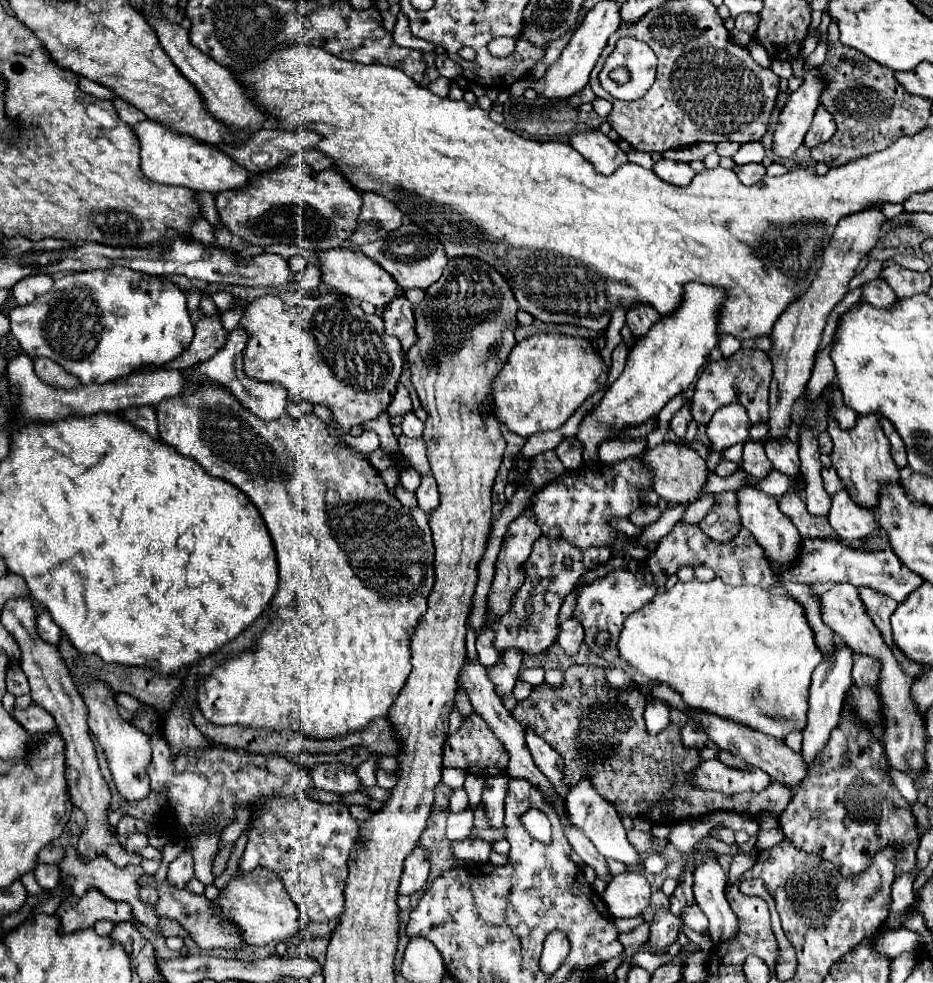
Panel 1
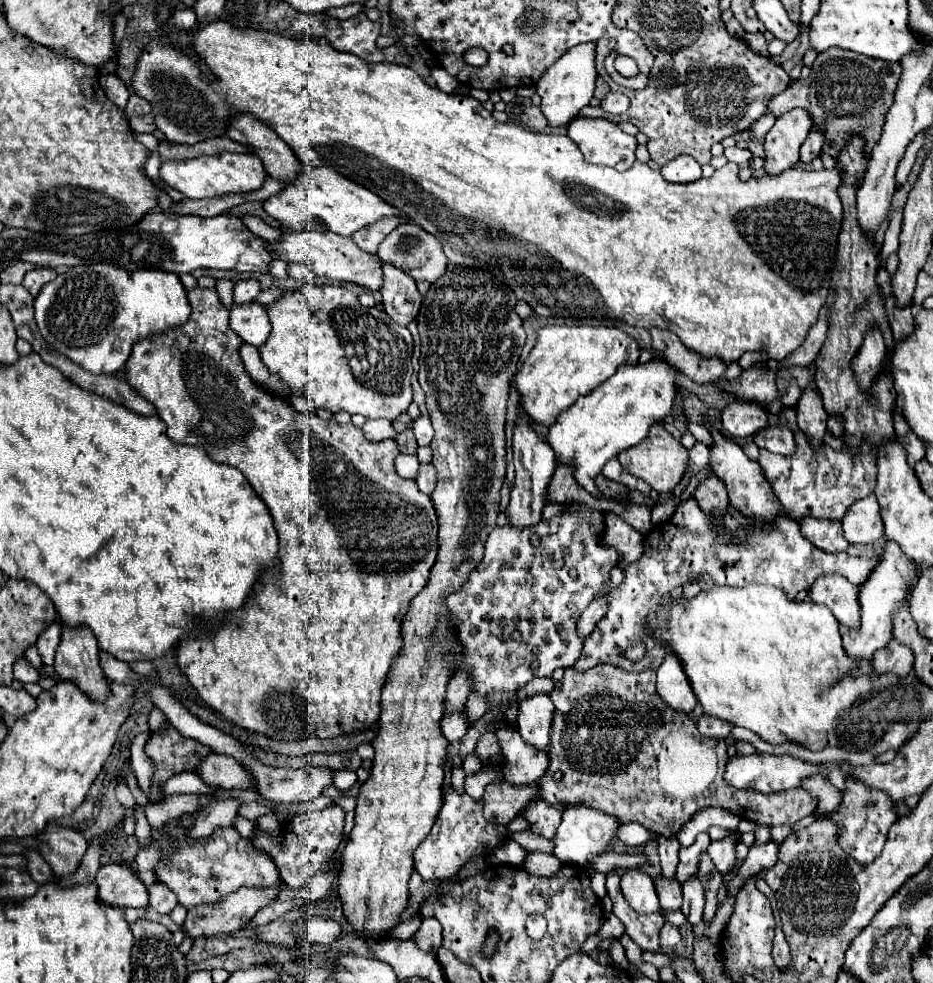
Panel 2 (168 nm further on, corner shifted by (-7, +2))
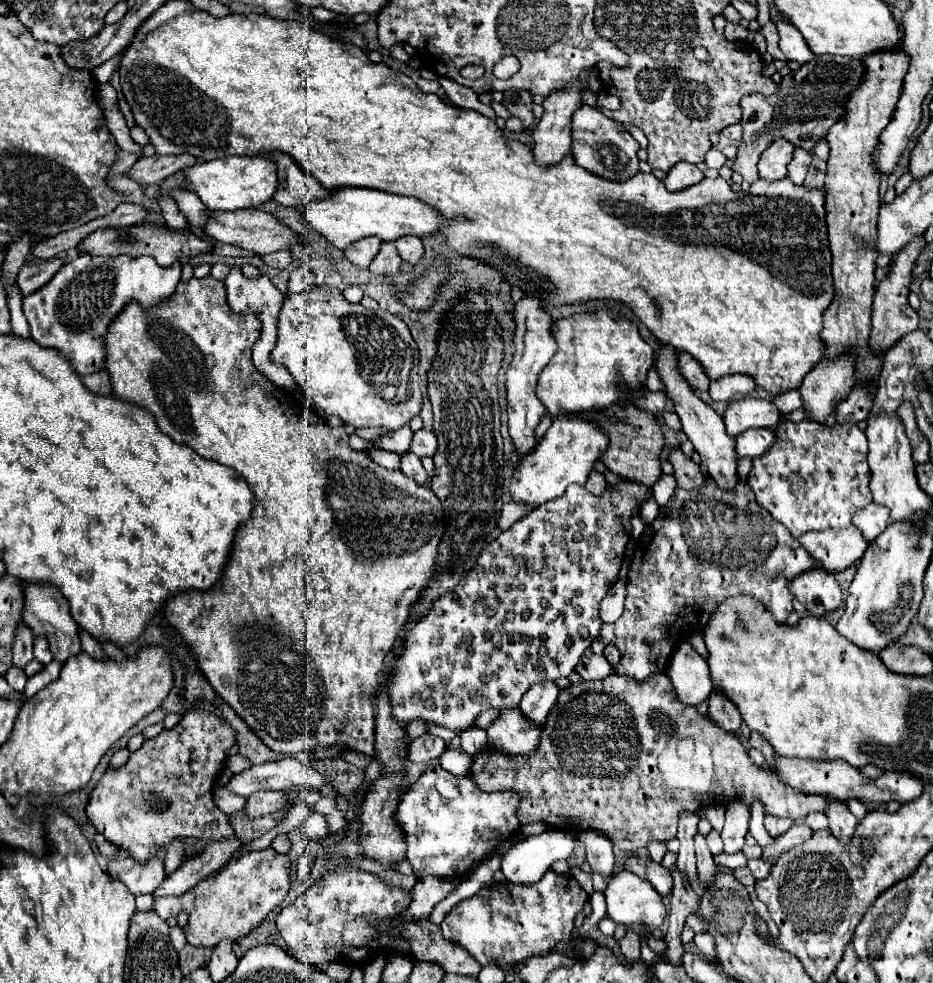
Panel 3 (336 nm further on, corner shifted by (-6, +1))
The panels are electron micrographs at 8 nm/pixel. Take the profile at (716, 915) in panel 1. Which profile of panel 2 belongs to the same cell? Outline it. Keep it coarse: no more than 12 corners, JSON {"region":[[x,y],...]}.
{"region":[[737,831],[709,845],[709,855],[723,875],[729,875],[741,841]]}

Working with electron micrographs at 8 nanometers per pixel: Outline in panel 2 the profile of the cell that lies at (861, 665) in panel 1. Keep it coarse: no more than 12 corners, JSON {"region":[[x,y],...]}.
{"region":[[893,639],[875,651],[877,673],[913,671],[911,649]]}

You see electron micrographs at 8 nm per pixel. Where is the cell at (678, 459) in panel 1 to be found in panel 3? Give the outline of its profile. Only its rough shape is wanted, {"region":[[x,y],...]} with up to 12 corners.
{"region":[[610,406],[608,470],[652,488],[662,478],[662,426],[652,412]]}

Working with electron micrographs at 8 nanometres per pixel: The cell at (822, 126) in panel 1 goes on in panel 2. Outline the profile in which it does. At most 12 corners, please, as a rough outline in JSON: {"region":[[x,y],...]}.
{"region":[[811,129],[801,145],[801,163],[819,157],[823,133]]}

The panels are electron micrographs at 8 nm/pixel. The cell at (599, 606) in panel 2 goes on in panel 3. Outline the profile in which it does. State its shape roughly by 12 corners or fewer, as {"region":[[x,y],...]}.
{"region":[[618,580],[600,602],[602,622],[622,616],[624,582]]}

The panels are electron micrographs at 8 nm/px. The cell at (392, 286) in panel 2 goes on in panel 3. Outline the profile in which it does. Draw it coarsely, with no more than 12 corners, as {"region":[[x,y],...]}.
{"region":[[382,242],[368,270],[374,276],[396,276],[400,256],[390,242]]}

